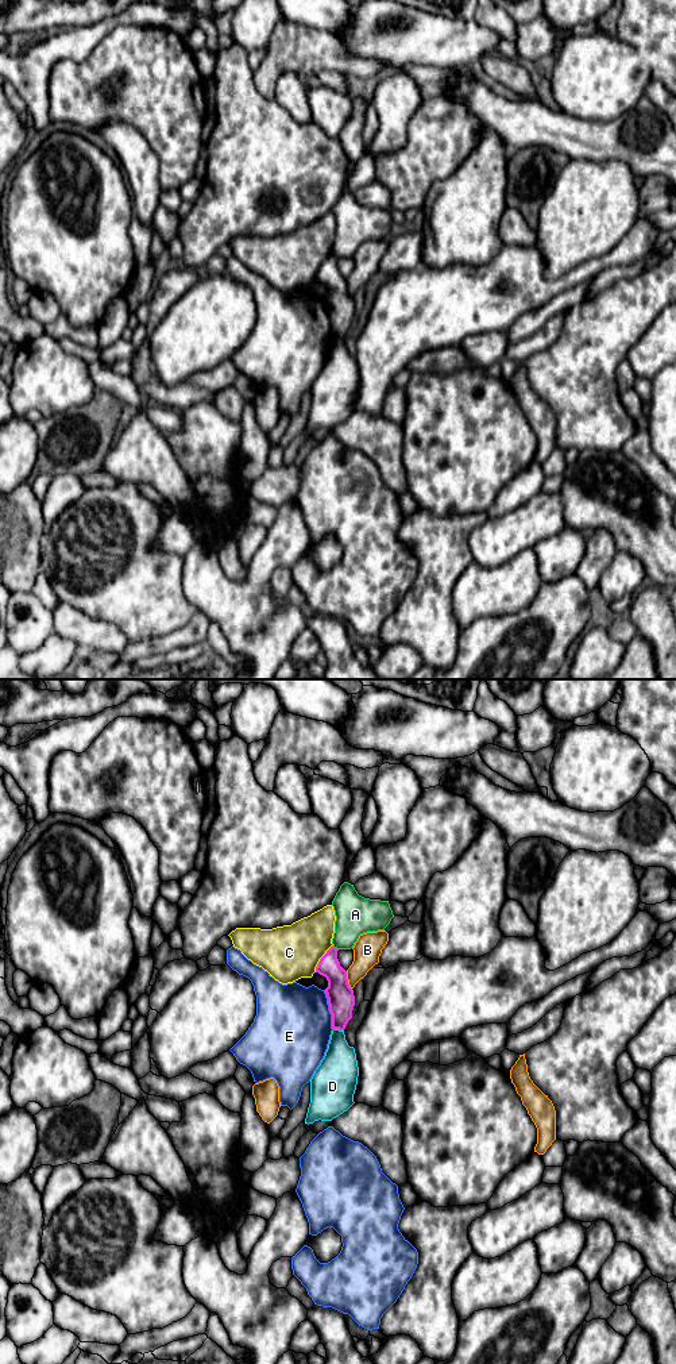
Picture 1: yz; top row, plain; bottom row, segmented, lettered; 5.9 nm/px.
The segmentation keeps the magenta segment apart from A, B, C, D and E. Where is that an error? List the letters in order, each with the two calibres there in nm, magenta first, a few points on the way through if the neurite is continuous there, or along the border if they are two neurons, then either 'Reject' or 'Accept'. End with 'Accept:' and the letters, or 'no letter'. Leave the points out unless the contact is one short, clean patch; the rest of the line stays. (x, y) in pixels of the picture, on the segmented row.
A: Thickness 130 nm (magenta) against 240 nm. Reject
B: Thickness 160 nm (magenta) against 160 nm. Reject
C: Thickness 150 nm (magenta) against 320 nm. Reject
D: Thickness 160 nm (magenta) against 240 nm. Boundary: yz (333, 1028), (343, 1031). Reject
E: Thickness 160 nm (magenta) against 460 nm. Reject
Accept: no letter

